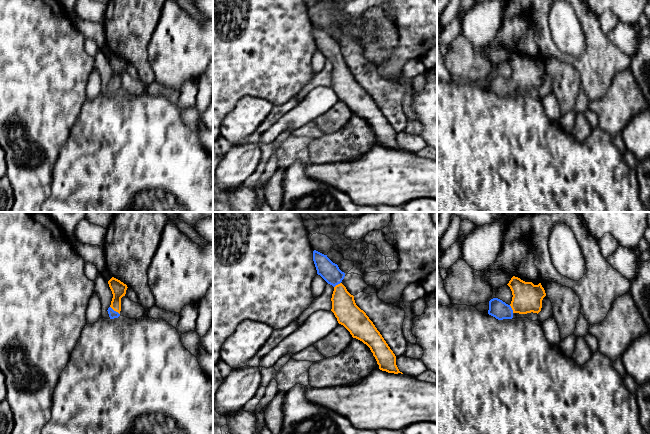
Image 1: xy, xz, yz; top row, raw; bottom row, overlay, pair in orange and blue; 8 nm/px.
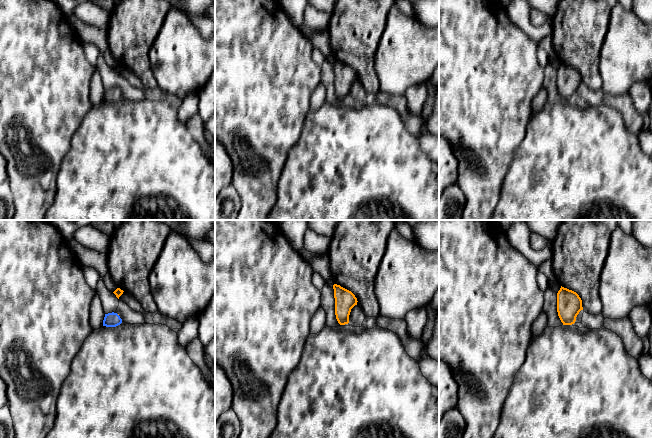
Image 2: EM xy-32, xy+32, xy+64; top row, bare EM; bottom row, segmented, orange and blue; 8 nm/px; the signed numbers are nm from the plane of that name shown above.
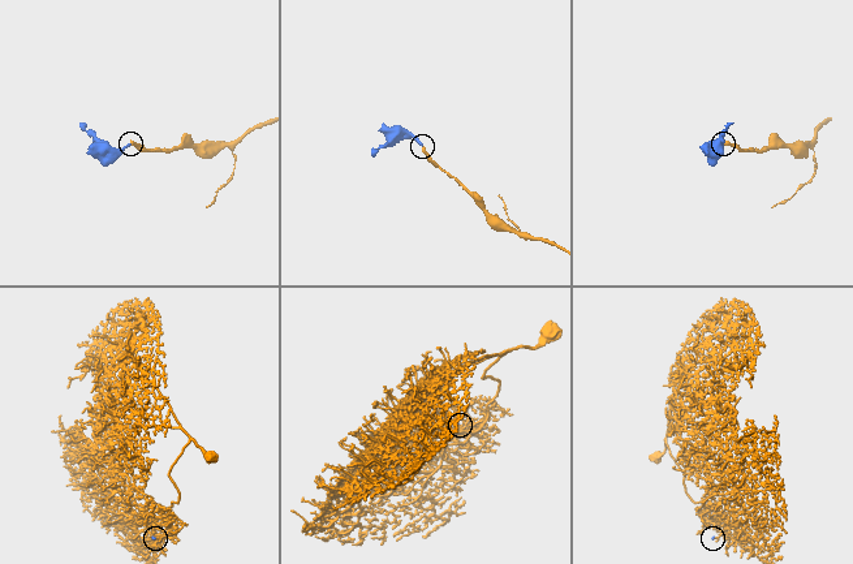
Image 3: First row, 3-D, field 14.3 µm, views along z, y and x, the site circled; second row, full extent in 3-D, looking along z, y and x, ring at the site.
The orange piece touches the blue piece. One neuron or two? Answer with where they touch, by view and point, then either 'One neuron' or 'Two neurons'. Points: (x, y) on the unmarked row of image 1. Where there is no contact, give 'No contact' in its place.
Touches orange at xy (115, 86). One neuron

